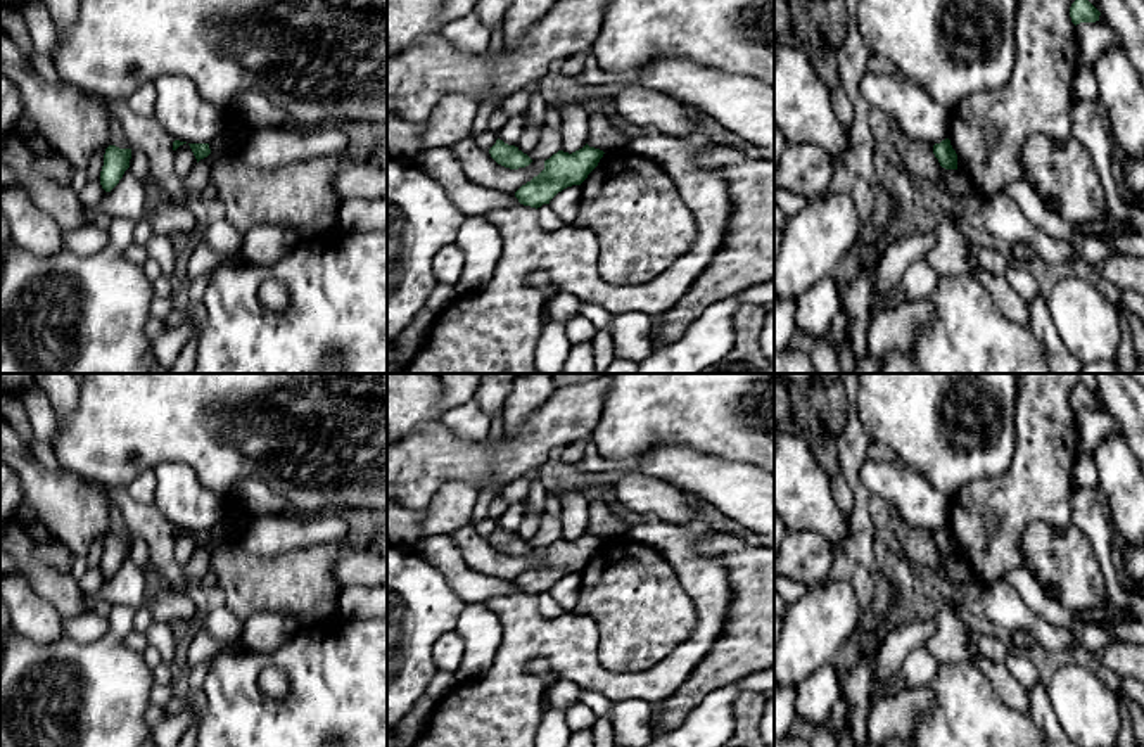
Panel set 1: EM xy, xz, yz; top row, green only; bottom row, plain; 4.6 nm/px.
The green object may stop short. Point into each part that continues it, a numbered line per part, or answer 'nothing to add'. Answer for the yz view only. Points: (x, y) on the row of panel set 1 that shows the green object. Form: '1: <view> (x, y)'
nothing to add

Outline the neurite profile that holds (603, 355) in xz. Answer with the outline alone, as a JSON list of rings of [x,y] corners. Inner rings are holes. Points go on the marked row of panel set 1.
[[[610,327],[598,329],[591,344],[594,374],[605,374],[612,361],[617,358],[613,351],[613,337]]]

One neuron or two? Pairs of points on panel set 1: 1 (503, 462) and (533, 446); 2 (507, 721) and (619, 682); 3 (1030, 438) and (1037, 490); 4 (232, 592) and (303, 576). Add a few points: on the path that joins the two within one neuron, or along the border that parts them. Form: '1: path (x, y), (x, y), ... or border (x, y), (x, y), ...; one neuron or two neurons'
1: path (510, 457), (526, 450); one neuron
2: path (512, 682), (531, 651), (565, 651), (579, 664); one neuron
3: path (1037, 450), (1037, 478); one neuron
4: path (249, 583), (286, 583); one neuron

